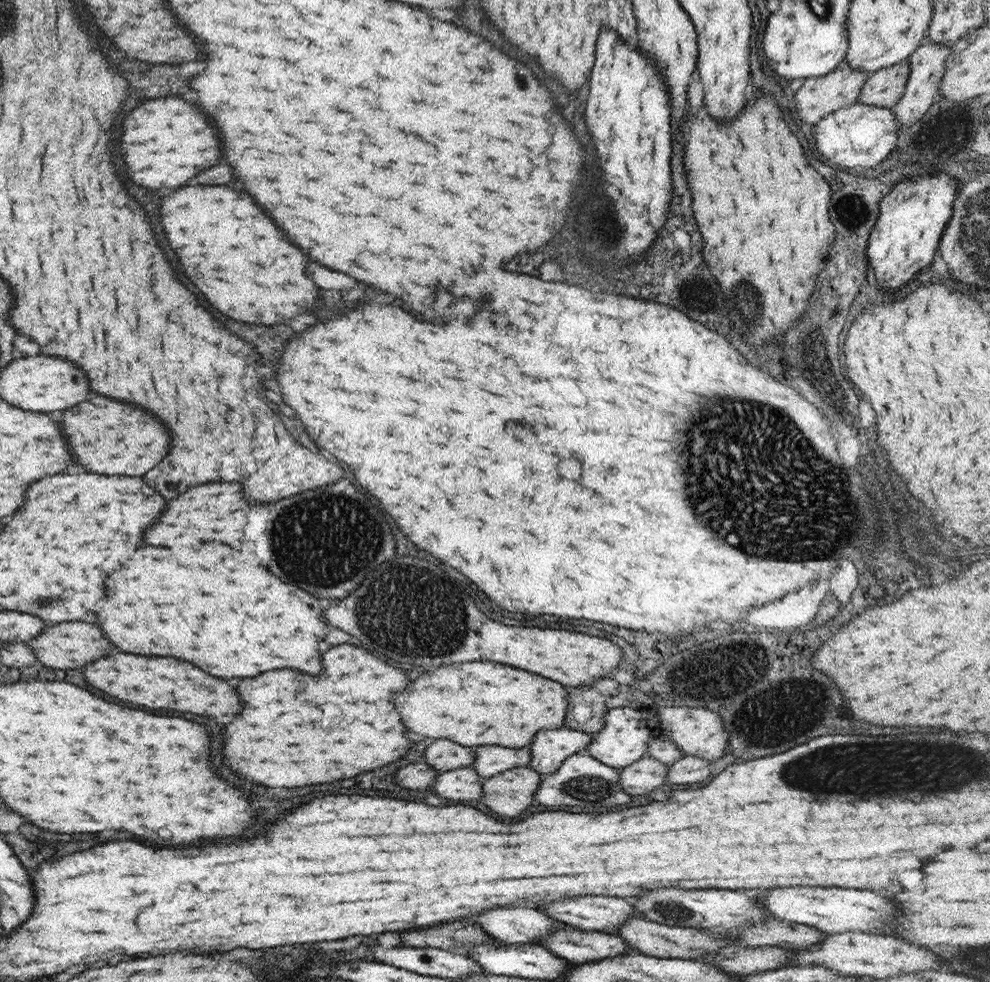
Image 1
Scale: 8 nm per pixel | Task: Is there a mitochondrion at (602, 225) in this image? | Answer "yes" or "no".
yes

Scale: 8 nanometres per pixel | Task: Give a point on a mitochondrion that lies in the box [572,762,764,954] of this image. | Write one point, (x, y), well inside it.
(668, 911)

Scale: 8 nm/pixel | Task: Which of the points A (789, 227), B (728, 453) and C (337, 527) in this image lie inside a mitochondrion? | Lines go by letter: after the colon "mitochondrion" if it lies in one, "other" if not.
A: other
B: mitochondrion
C: mitochondrion

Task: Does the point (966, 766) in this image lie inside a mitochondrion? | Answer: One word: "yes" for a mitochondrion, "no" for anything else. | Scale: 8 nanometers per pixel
yes

